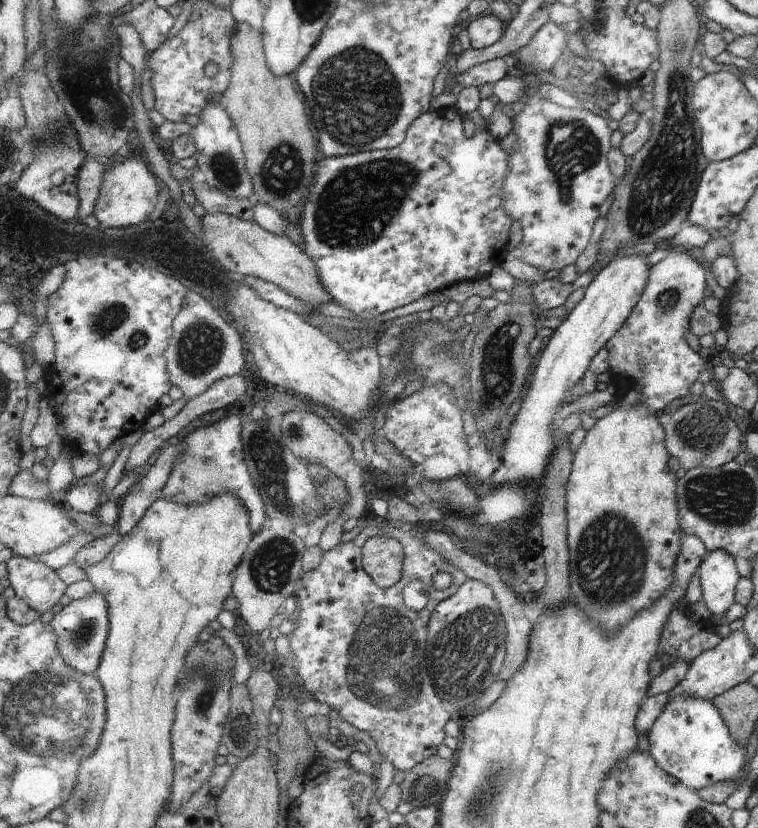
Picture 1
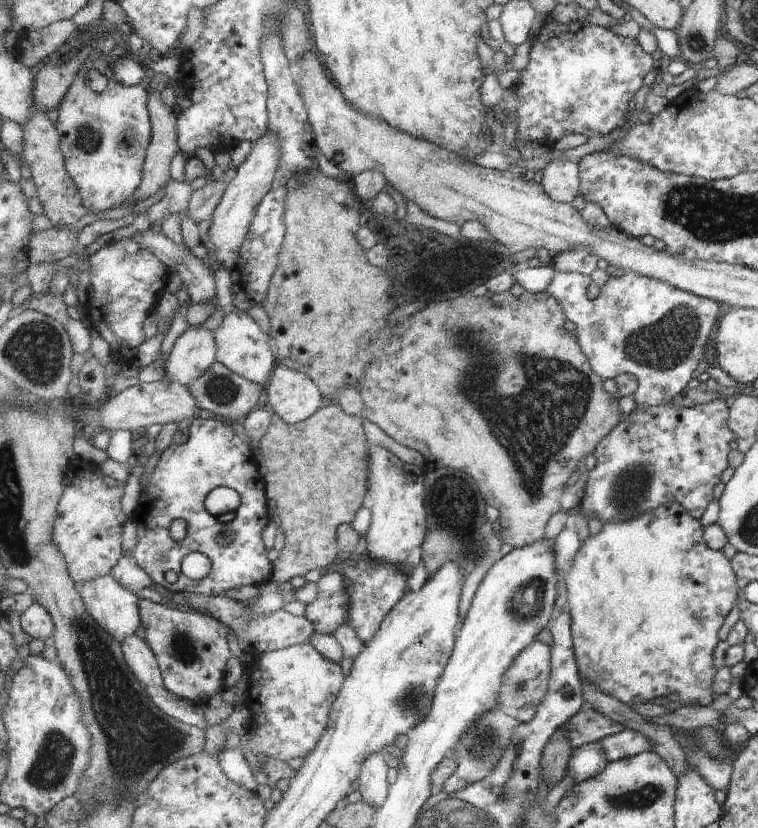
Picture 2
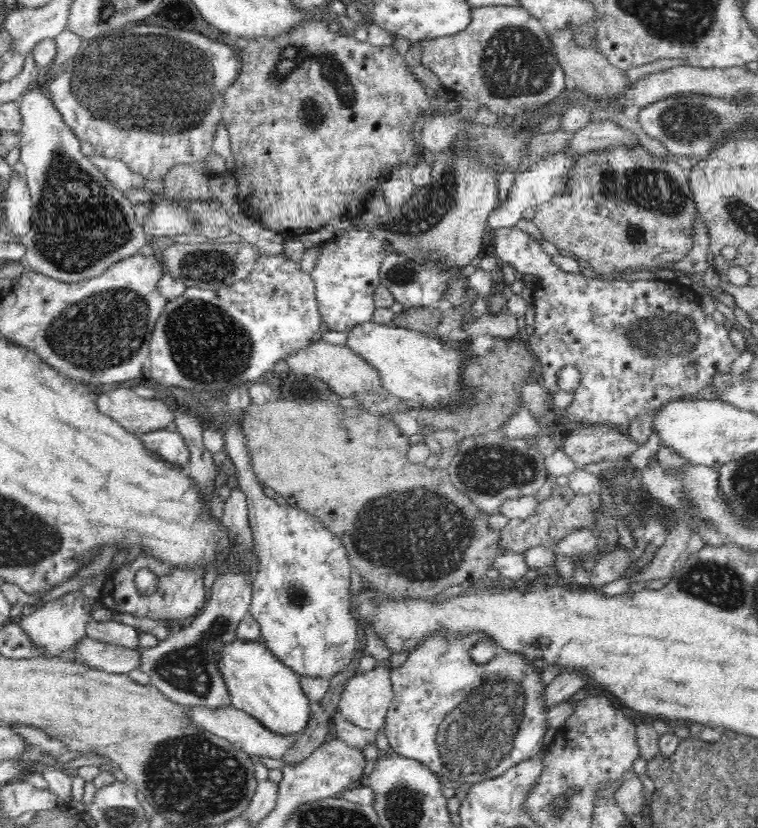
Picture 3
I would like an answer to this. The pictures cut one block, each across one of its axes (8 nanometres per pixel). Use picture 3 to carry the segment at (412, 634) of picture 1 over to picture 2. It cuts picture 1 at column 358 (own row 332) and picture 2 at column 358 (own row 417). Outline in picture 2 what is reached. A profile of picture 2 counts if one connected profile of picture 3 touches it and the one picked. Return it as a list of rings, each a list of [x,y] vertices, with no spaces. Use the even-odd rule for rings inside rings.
[[[372,562],[367,569],[356,567],[345,571],[345,576],[350,581],[352,588],[352,609],[346,623],[359,634],[360,640],[363,640],[365,645],[375,638],[377,631],[381,628],[381,623],[408,593],[409,571],[409,568],[404,569],[386,562]]]

